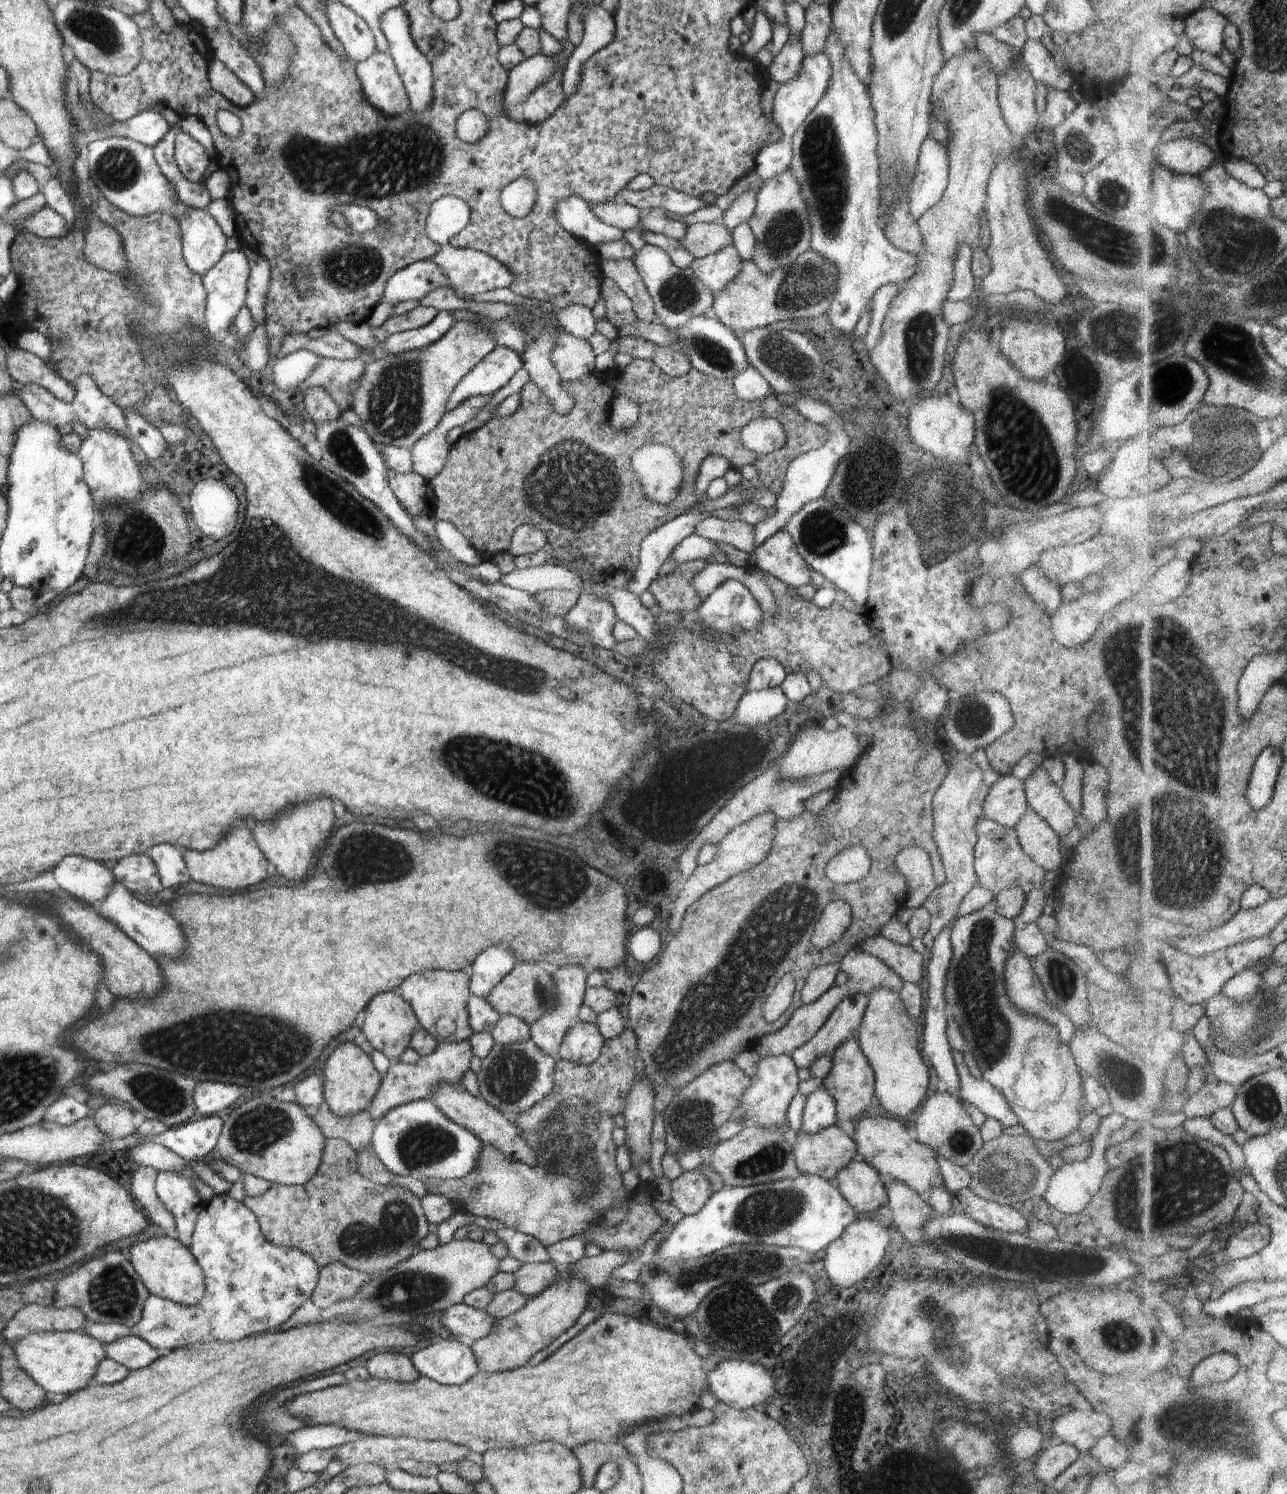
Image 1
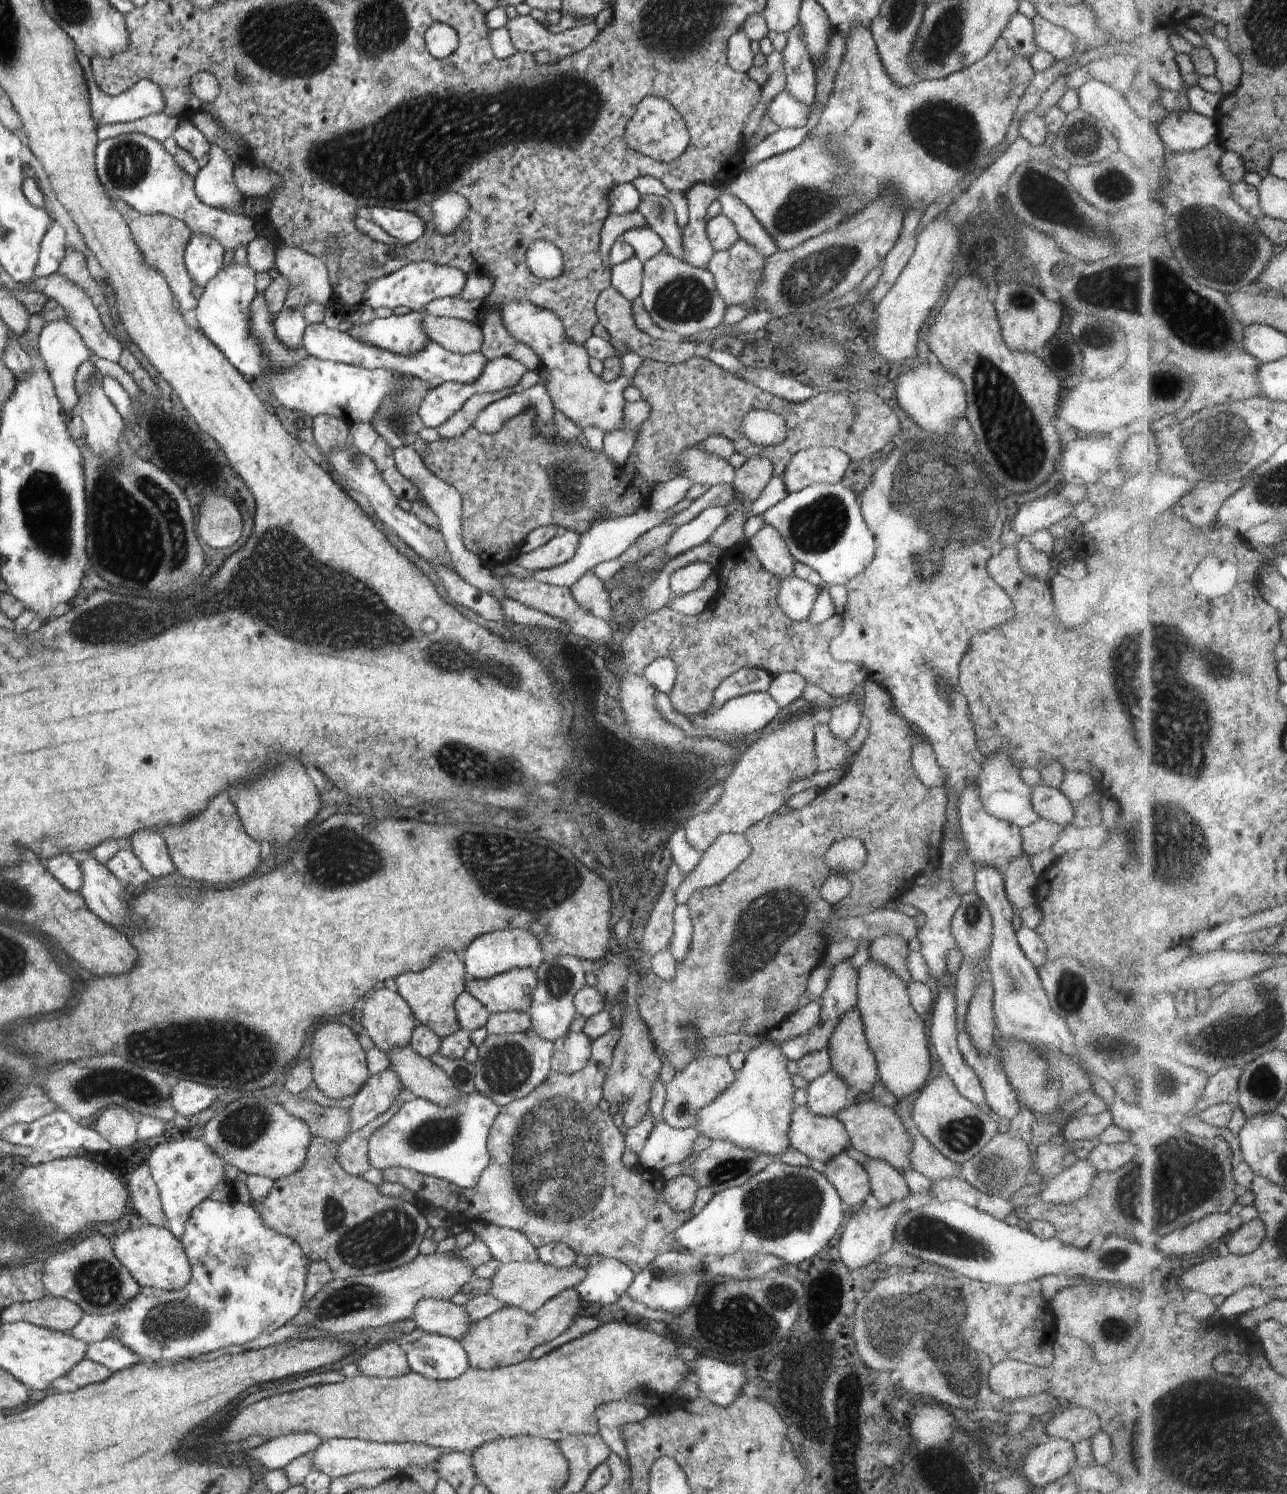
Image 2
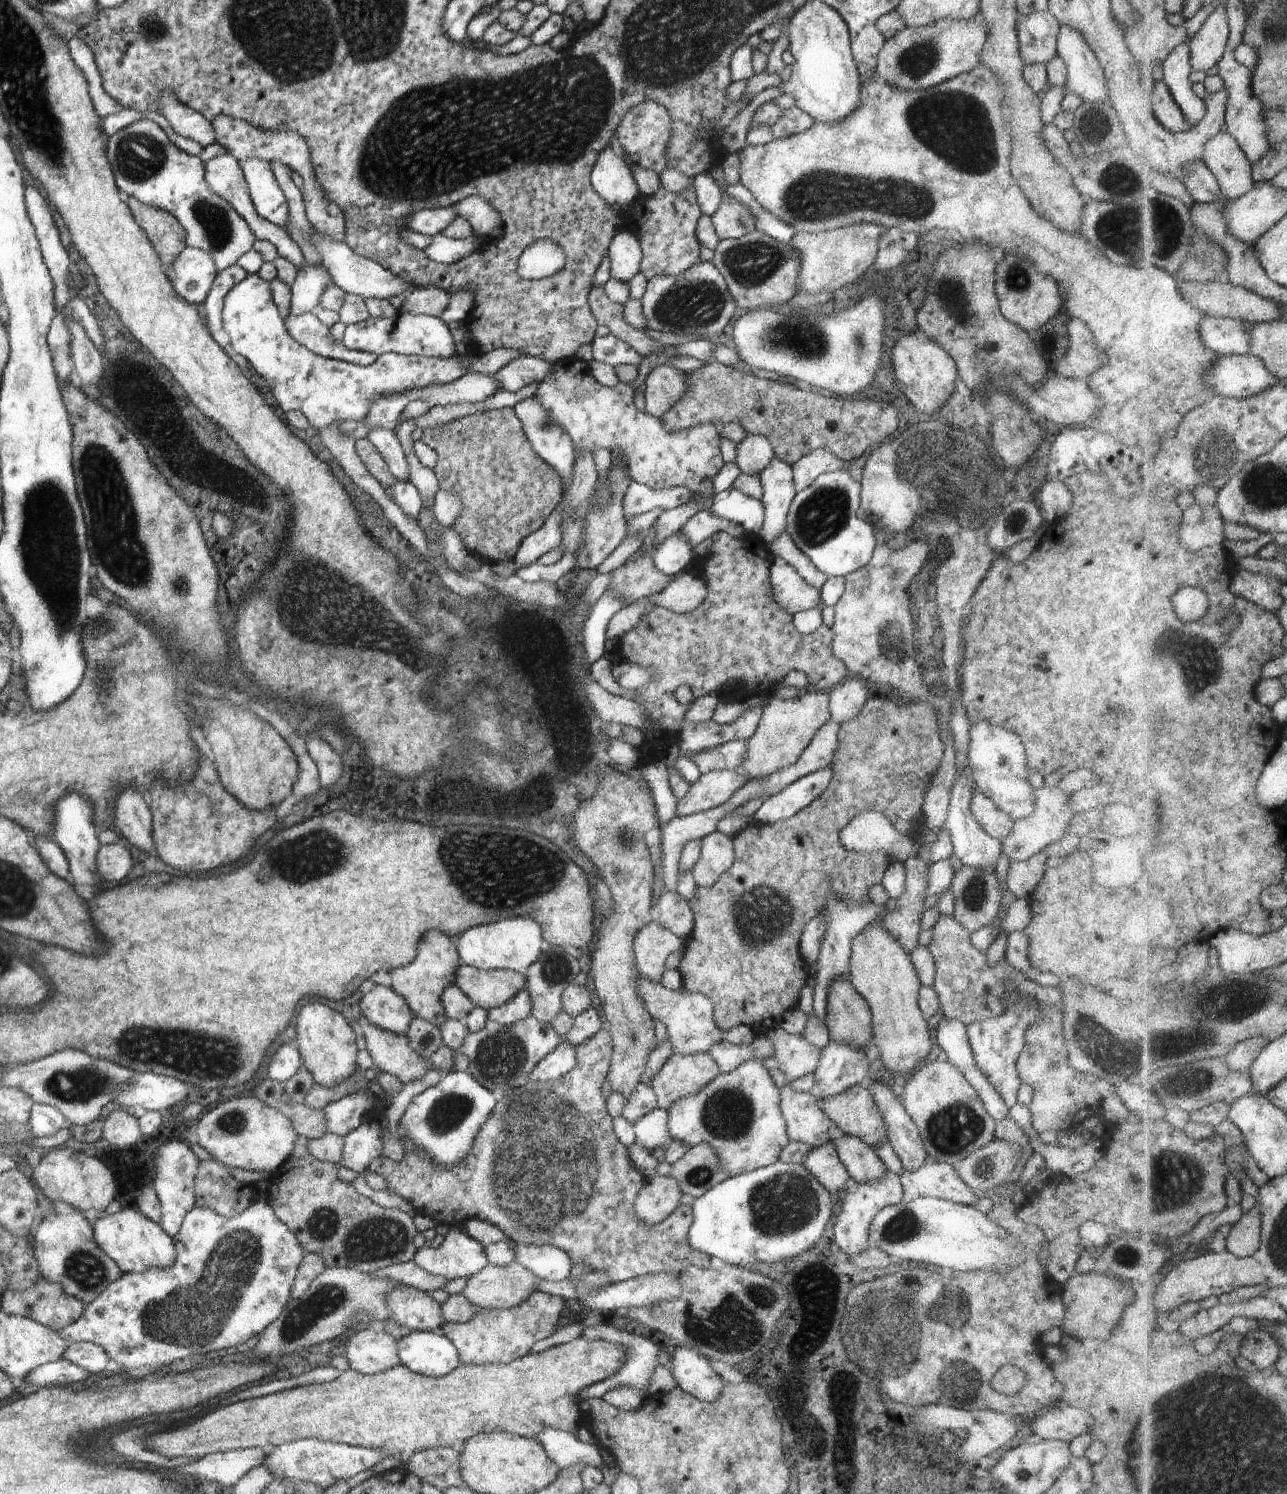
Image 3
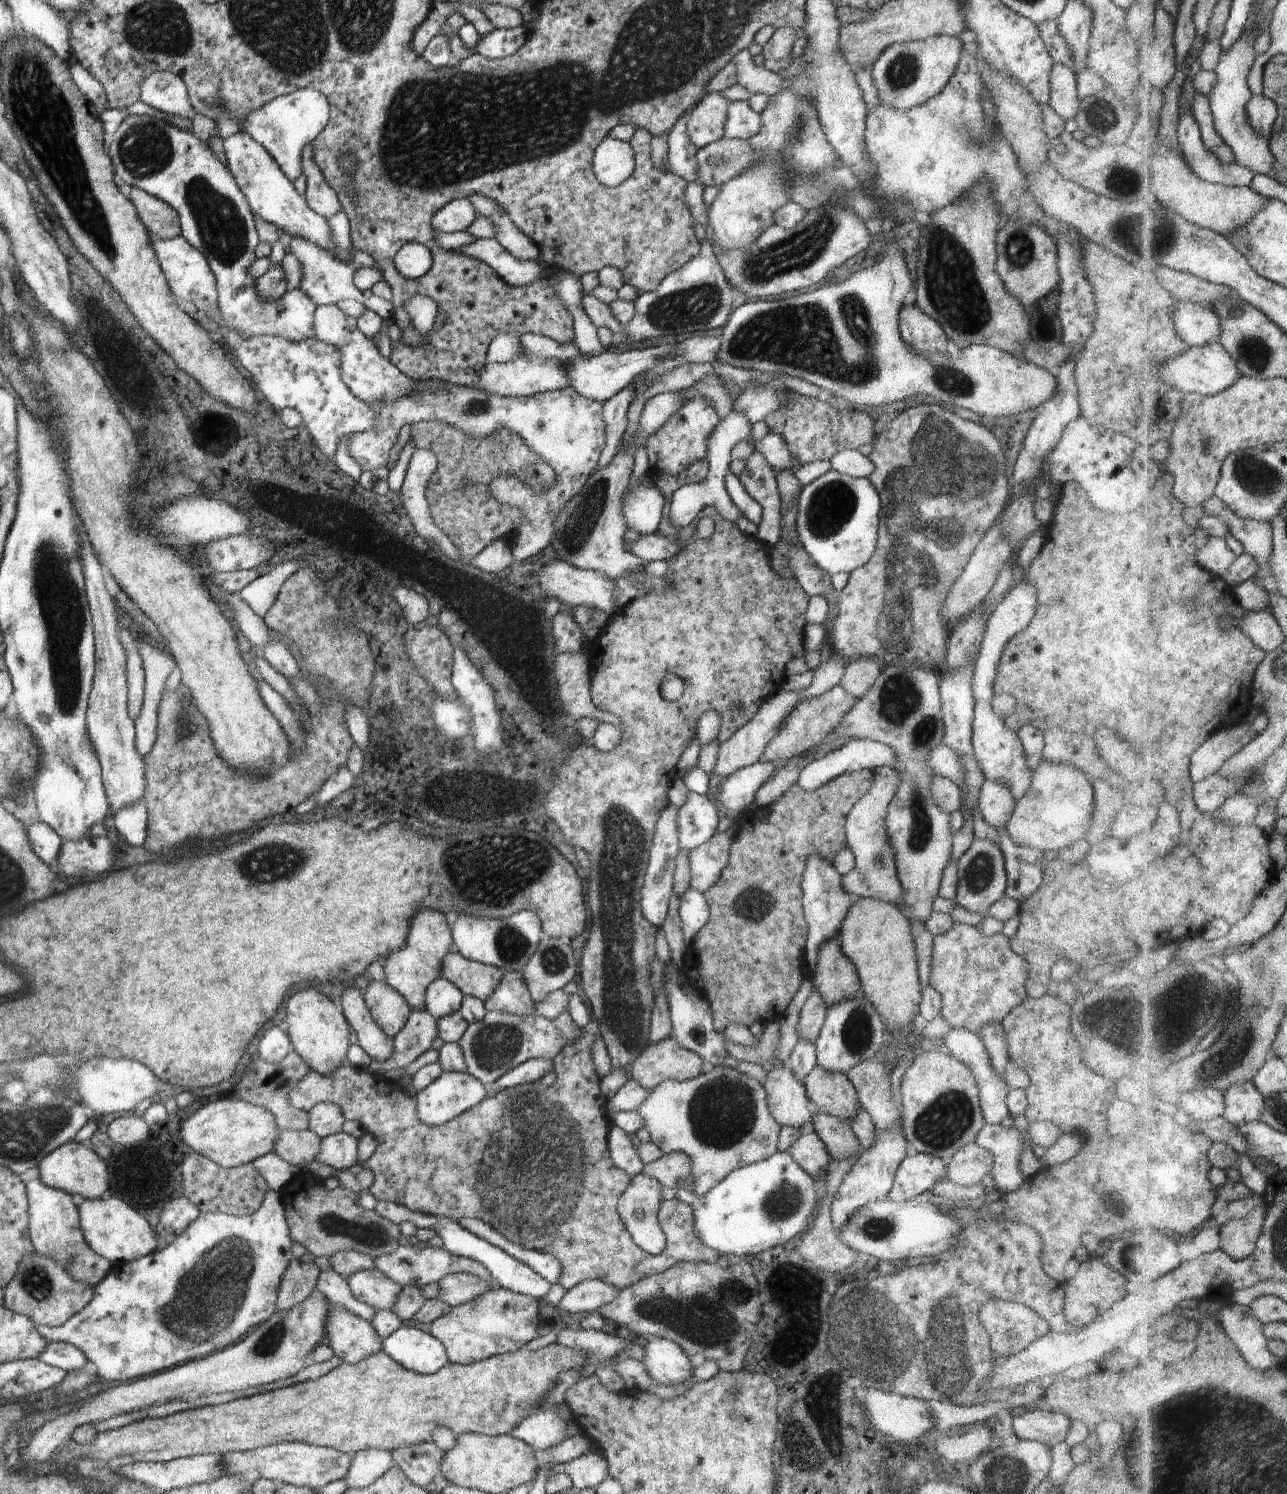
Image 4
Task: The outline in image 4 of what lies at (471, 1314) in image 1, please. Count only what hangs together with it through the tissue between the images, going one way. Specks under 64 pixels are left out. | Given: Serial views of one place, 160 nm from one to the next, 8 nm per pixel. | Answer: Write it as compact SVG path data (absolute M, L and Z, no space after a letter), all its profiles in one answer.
M378 1269L357 1272L346 1280L354 1298L375 1309L392 1311L403 1291Z

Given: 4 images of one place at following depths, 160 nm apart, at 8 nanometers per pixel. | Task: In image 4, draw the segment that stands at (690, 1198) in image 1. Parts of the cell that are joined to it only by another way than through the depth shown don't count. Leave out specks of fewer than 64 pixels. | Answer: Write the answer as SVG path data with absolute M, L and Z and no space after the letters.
M644 1172L632 1177L628 1188L619 1196L617 1211L619 1218L626 1225L632 1240L648 1254L659 1255L667 1247L664 1231L659 1225L659 1208L662 1198L662 1183Z

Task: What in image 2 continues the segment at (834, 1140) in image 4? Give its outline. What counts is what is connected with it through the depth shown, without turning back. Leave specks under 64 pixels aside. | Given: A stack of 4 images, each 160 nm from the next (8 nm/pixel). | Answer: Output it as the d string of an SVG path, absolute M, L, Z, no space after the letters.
M870 1159L861 1164L869 1176L869 1185L882 1207L911 1196L904 1175L891 1164L878 1159Z

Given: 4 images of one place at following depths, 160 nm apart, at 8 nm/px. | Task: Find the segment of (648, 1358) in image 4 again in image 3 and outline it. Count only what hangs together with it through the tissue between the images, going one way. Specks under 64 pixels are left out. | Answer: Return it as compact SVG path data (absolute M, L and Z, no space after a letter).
M680 1346L663 1348L664 1353L670 1352L672 1356L668 1366L678 1387L707 1403L718 1400L725 1383L722 1383L718 1373L712 1369L708 1359L700 1356L694 1349Z

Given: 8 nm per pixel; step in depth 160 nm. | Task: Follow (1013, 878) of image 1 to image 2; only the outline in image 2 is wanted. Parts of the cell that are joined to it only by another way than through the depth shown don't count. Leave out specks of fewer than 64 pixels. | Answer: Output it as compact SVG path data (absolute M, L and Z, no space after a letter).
M976 785L965 787L957 802L957 811L961 836L975 866L991 866L1000 871L1004 870L1005 874L1011 859L1017 859L1023 854L1021 828L988 814L981 803Z

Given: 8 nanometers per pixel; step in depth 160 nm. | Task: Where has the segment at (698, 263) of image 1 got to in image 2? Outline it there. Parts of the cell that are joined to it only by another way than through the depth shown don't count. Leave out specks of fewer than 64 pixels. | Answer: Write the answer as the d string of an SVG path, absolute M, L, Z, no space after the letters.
M738 239L727 251L716 251L709 260L706 270L712 273L716 290L727 306L744 305L747 309L753 306L758 298L755 296L756 285L761 281L761 270L766 259L756 248L744 240Z

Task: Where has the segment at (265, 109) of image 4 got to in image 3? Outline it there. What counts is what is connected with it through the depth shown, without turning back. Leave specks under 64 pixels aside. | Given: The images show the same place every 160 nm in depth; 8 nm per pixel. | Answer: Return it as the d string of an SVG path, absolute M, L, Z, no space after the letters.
M274 161L271 165L275 181L284 193L288 203L288 220L283 228L288 236L298 245L305 262L320 267L321 256L313 241L315 230L307 219L303 194L290 178L292 170L281 161Z

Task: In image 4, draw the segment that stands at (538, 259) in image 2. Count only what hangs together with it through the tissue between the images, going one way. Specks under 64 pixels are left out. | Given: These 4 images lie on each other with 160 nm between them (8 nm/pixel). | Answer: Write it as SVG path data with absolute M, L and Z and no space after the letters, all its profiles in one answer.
M494 238L474 239L474 242L455 249L463 258L478 259L489 264L508 284L526 286L543 273L536 260L524 260L511 255Z

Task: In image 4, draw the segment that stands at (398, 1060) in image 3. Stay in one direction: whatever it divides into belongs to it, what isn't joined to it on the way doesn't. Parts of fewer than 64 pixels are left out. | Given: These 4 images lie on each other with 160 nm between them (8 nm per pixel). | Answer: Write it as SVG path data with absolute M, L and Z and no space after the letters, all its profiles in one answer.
M349 988L340 998L340 1008L358 1035L360 1045L374 1062L387 1061L394 1049L393 1037L389 1037L374 1022L370 1010L366 1006L363 991Z

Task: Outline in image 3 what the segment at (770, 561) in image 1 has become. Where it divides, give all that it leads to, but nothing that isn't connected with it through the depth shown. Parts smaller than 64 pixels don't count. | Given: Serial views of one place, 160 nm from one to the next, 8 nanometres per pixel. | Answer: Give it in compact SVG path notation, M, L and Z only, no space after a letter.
M776 456L759 474L759 479L763 488L759 501L765 509L765 516L756 536L769 549L770 544L787 530L787 514L797 492L791 465L787 465Z

